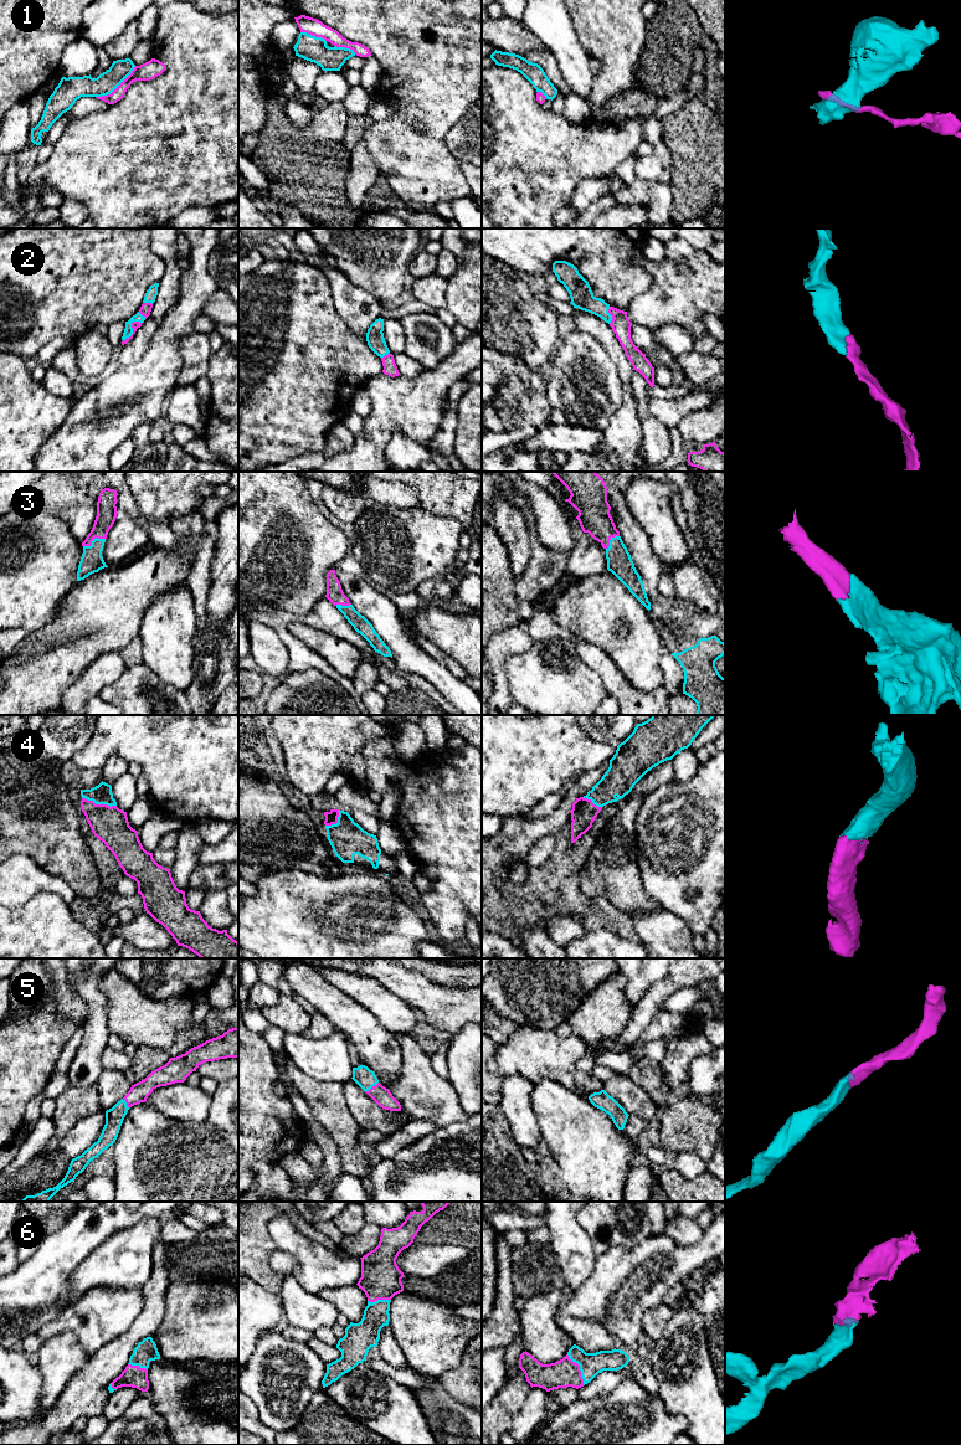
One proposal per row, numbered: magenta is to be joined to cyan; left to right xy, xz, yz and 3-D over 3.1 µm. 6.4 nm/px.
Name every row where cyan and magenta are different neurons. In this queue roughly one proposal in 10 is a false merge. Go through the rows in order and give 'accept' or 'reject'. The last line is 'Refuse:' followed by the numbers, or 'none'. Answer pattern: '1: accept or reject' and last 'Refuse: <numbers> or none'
1: reject
2: accept
3: accept
4: accept
5: accept
6: accept
Refuse: 1

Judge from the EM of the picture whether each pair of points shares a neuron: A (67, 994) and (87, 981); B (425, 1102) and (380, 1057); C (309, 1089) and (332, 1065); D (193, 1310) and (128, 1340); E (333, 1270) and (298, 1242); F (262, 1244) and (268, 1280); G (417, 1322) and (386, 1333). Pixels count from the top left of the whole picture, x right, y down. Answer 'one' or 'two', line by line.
A: two
B: two
C: two
D: two
E: one
F: one
G: two

